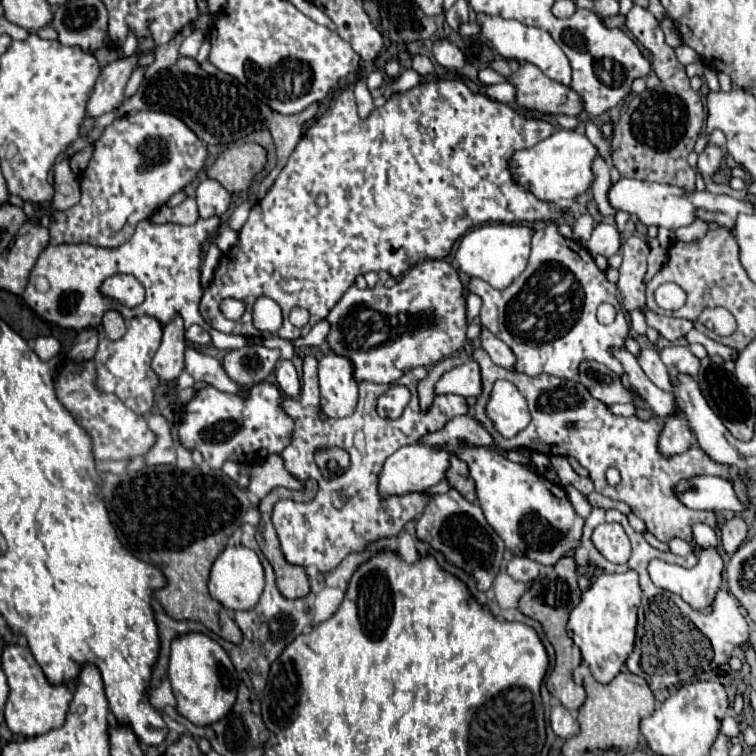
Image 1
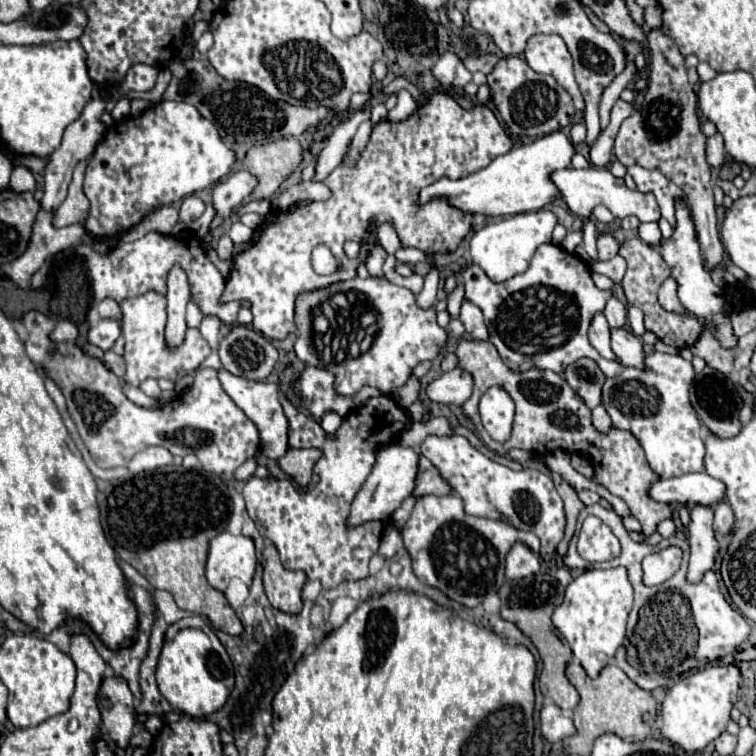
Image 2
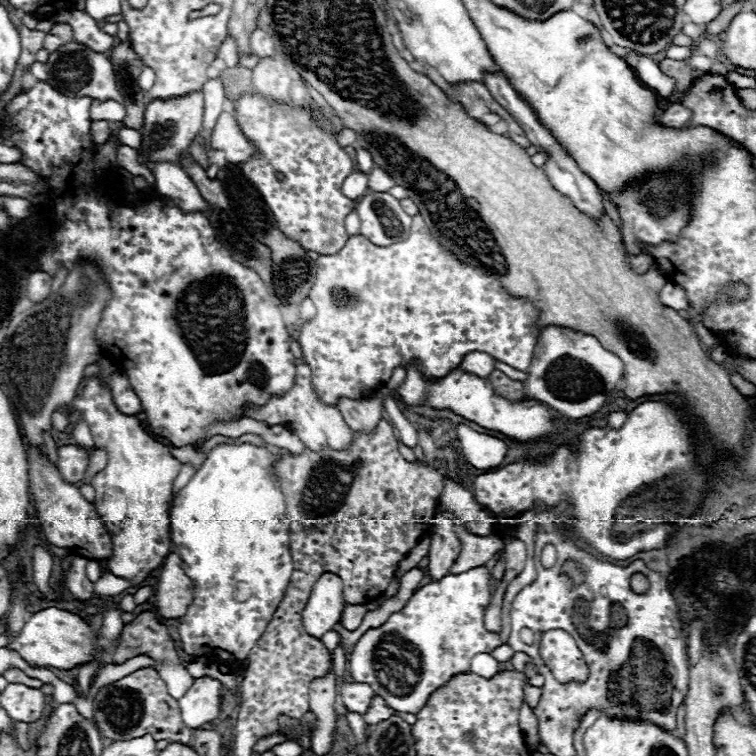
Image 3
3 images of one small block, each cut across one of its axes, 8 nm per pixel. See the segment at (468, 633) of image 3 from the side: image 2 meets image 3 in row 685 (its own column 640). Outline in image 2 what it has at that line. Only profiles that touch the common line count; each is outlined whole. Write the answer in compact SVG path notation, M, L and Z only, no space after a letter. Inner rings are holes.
M652 352L644 358L644 368L624 368L624 372L616 378L606 378L602 386L602 406L606 408L608 416L612 418L612 428L628 430L636 436L640 446L646 452L646 460L652 468L652 472L660 478L672 478L672 476L684 476L690 472L702 472L704 470L704 430L700 420L696 418L696 412L690 404L690 384L694 378L694 368L688 360L684 360L680 354L670 356L662 352Z

